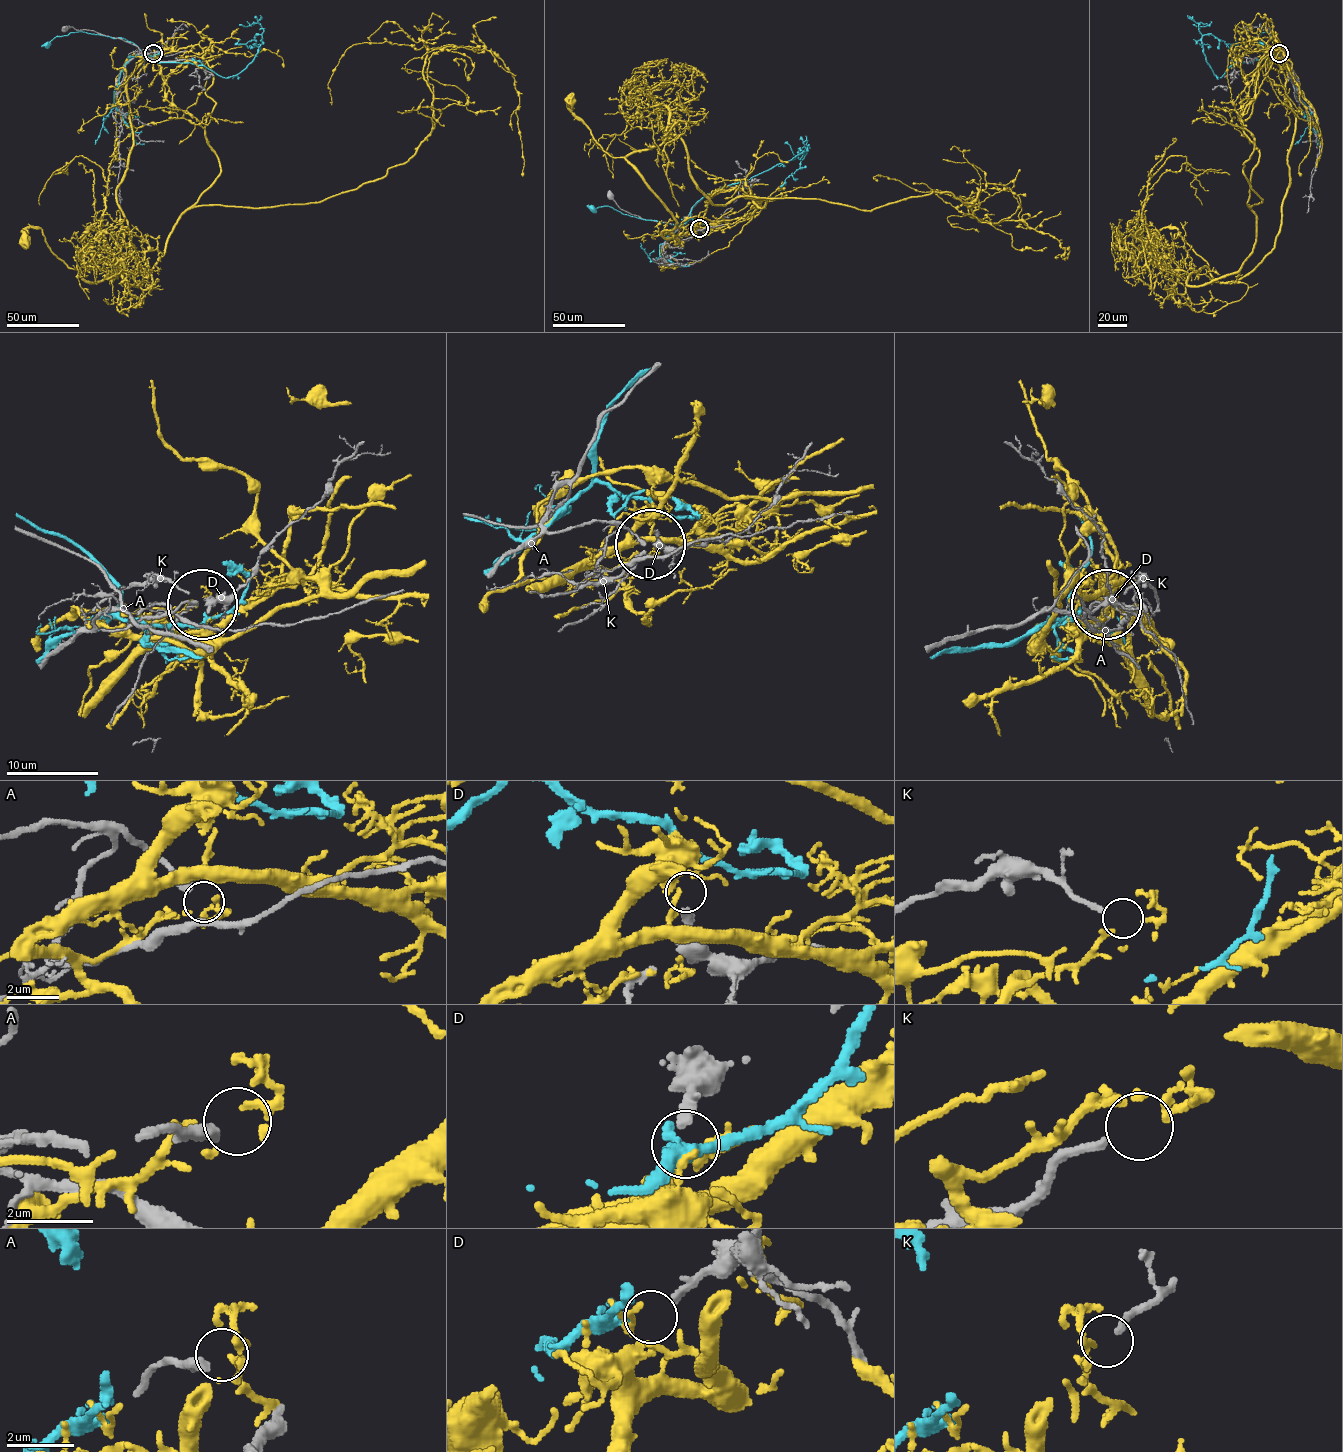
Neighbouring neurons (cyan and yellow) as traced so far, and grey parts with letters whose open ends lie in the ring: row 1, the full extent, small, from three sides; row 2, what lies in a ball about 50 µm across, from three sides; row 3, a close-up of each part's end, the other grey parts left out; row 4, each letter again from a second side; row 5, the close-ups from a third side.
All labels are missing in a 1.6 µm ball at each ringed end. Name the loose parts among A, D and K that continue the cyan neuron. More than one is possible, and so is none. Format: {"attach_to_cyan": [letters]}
{"attach_to_cyan": ["D"]}

